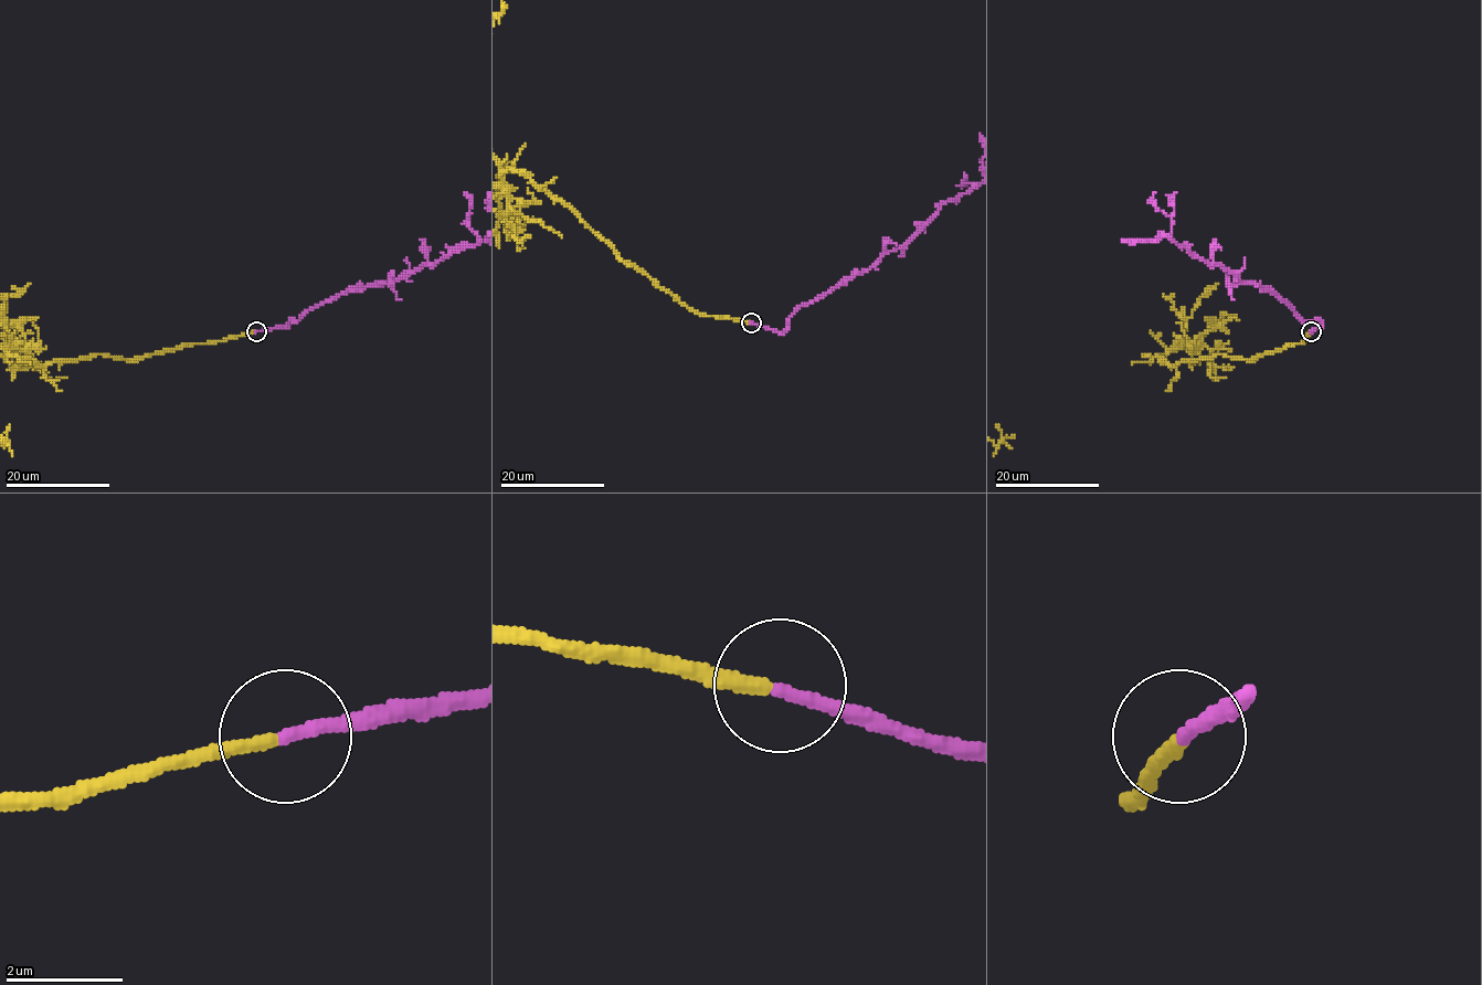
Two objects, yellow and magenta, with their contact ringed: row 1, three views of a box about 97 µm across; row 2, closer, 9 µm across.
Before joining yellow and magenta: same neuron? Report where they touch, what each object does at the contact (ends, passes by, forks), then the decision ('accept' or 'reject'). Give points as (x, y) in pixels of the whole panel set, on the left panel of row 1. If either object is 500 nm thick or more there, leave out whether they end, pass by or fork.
(256, 331) | yellow ends | magenta ends | accept

